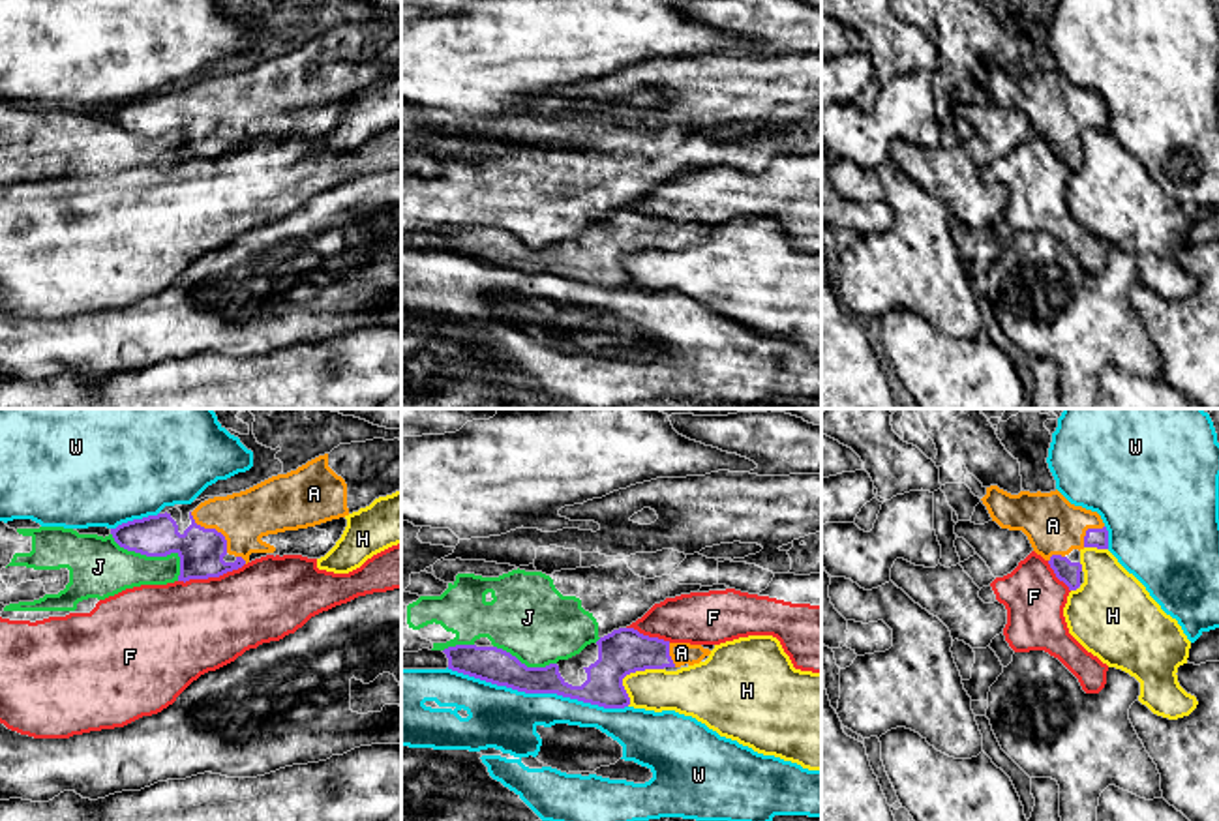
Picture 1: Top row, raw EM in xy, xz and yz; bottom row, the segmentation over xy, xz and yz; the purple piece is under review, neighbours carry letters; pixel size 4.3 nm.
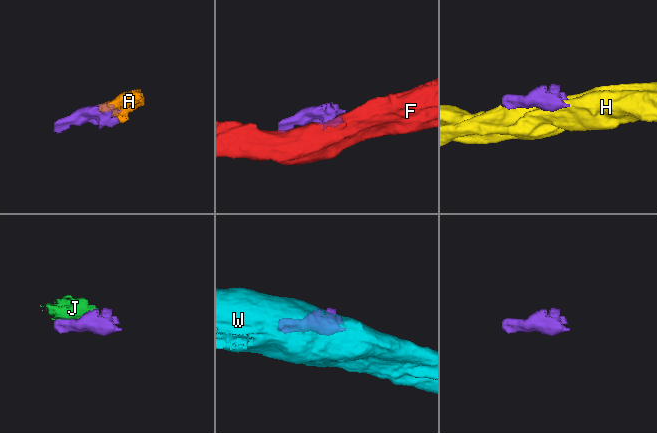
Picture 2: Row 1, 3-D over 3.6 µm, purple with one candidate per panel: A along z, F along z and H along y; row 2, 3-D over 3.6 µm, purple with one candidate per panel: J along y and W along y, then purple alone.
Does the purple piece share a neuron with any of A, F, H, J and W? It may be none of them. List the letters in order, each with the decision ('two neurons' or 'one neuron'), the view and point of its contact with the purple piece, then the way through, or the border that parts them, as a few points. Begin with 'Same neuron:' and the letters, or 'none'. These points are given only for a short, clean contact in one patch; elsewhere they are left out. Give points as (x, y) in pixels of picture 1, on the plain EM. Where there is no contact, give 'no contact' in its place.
Same neuron: A
A: one neuron; meets purple in xy at (212, 109)
F: two neurons; meets purple in xy at (210, 156); border along xy (244, 143), (218, 156), (179, 162)
H: two neurons; meets purple in xz at (629, 253); border along xz (662, 248), (636, 250), (623, 259), (629, 278), (627, 285)
J: two neurons; meets purple in xy at (154, 135)
W: two neurons; meets purple in xz at (537, 272)

